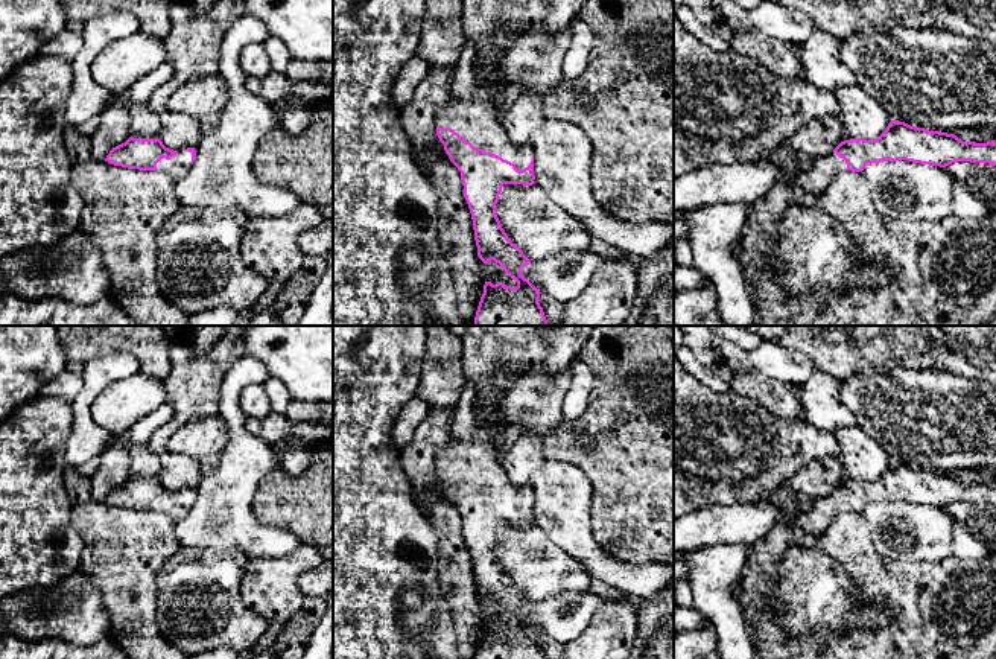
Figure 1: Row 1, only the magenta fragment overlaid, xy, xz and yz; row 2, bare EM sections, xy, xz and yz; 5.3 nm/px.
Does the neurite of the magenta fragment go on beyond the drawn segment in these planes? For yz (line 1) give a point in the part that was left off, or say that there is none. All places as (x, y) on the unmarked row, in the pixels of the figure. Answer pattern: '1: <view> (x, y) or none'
1: yz (815, 519)

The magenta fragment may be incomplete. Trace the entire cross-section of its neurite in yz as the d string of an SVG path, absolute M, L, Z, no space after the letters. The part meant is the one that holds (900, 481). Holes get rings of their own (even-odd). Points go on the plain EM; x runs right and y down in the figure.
M891 461L874 481L844 481L832 495L815 499L810 508L798 507L794 516L794 528L820 533L842 511L862 513L867 505L897 501L940 508L955 502L996 507L996 481L987 484L963 482L953 475Z

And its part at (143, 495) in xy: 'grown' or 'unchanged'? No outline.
grown

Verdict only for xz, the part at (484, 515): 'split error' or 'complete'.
split error

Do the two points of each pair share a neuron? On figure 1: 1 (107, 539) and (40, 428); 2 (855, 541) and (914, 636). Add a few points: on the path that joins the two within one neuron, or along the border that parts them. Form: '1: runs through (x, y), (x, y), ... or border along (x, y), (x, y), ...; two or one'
1: border along (72, 504), (70, 524), (82, 539); two
2: runs through (869, 565), (914, 612); one

